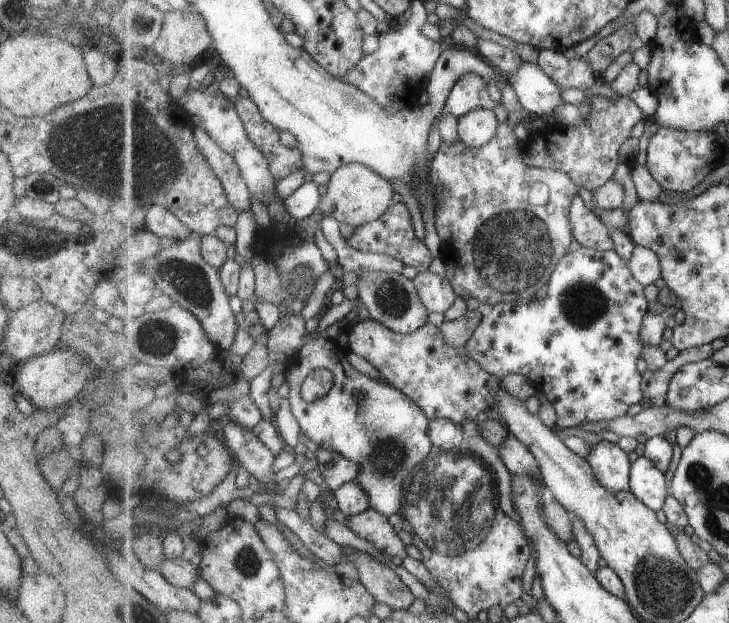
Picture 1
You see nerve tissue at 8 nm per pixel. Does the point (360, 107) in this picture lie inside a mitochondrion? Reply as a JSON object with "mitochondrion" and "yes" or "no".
{"mitochondrion":"yes"}

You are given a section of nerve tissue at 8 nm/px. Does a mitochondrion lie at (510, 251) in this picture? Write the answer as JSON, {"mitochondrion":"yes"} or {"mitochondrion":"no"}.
{"mitochondrion":"yes"}

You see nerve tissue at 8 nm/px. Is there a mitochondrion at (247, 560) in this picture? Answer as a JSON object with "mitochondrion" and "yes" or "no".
{"mitochondrion":"yes"}

